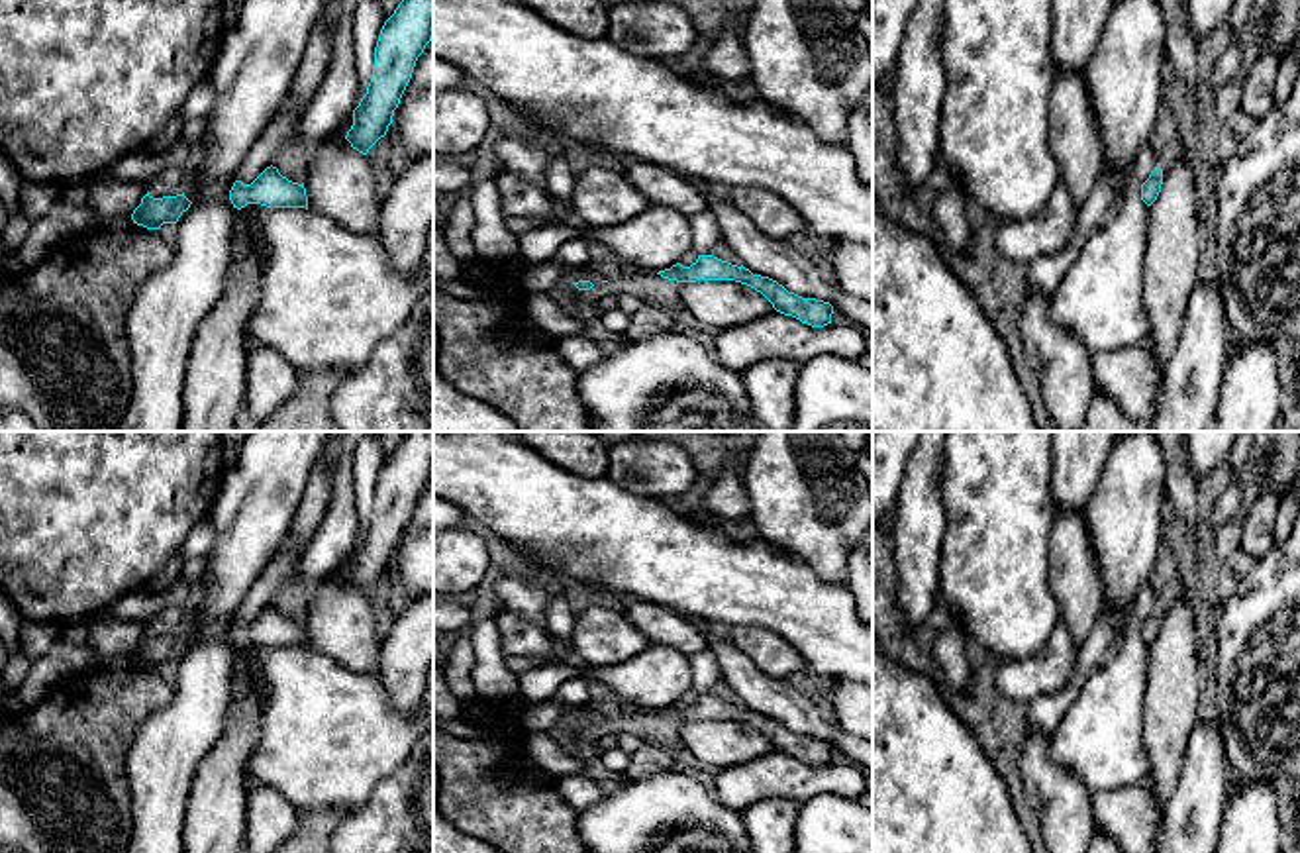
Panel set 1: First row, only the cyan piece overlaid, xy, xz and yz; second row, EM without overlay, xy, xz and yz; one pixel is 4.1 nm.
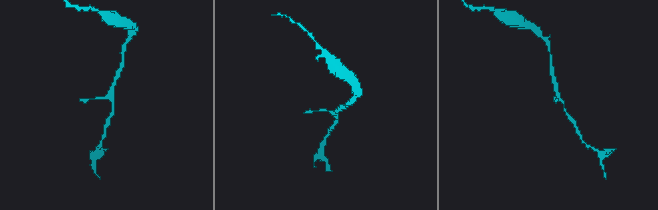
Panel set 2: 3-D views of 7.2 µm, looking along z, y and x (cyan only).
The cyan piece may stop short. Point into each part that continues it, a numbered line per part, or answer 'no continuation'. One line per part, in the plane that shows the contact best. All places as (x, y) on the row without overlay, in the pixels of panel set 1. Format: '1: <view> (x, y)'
no continuation

